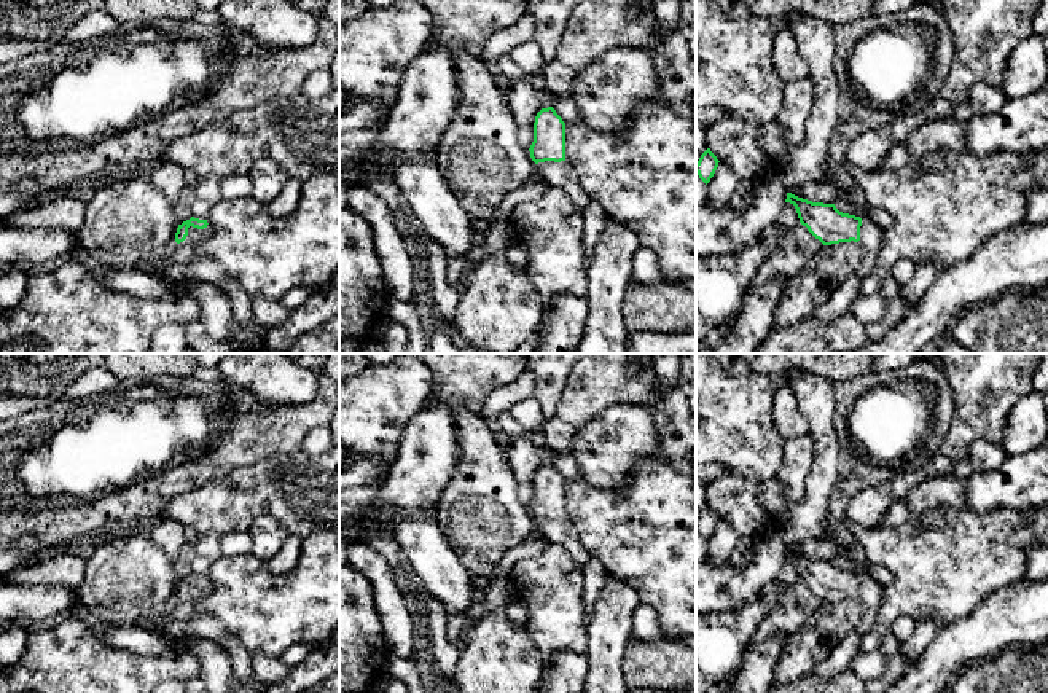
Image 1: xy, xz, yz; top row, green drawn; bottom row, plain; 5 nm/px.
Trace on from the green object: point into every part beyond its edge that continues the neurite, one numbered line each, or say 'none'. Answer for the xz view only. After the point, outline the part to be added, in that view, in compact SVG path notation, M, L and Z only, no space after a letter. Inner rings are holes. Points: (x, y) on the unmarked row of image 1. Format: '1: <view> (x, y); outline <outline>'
1: xz (561, 531); outline M545 518L537 521L537 535L545 537L549 543L557 543L567 550L578 566L585 566L591 554L580 542L577 529L567 518Z

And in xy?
1: xy (201, 623); outline M209 581L204 586L190 583L186 596L180 601L196 602L197 610L188 621L174 621L166 632L202 636L205 639L215 640L226 650L231 660L231 675L239 682L247 683L253 679L252 653L244 648L242 644L234 636L231 636L215 617L204 610L201 601L209 593Z

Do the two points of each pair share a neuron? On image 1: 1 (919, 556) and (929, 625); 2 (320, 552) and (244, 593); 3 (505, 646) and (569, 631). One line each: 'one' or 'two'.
1: two
2: one
3: two

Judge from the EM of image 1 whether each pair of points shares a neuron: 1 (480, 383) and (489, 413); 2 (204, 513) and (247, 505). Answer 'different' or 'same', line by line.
1: different
2: same

